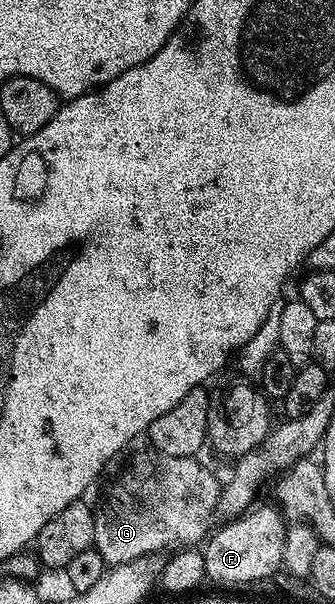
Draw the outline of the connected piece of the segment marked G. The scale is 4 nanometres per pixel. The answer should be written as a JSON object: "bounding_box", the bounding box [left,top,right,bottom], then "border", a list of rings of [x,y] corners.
{"bounding_box":[93,452,221,565],"border":[[[141,452],[113,481],[105,492],[105,501],[95,512],[95,538],[93,547],[103,554],[106,565],[126,564],[156,557],[156,552],[168,553],[182,546],[197,546],[210,535],[214,527],[213,515],[218,515],[221,503],[221,484],[209,468],[200,464],[200,459],[171,458],[159,452]]]}

